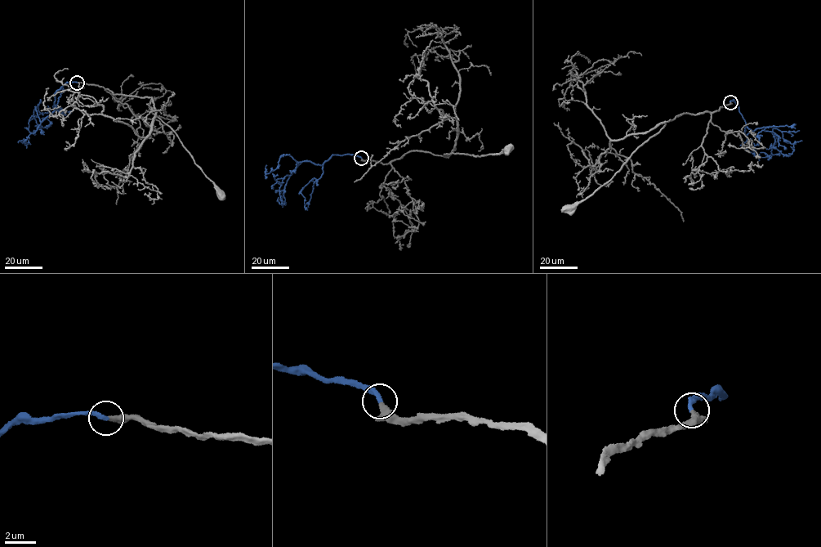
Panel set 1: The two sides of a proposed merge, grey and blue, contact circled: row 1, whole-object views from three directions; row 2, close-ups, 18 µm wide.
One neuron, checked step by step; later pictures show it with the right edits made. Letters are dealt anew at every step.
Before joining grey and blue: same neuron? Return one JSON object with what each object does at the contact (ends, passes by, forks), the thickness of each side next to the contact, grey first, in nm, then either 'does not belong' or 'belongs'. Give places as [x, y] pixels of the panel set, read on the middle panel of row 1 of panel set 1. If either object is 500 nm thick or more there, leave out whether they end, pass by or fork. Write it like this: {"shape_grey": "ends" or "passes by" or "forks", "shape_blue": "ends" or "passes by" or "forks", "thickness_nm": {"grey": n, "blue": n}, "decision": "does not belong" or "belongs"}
{"shape_grey": "passes by", "shape_blue": "ends", "thickness_nm": {"grey": 280, "blue": 300}, "decision": "belongs"}

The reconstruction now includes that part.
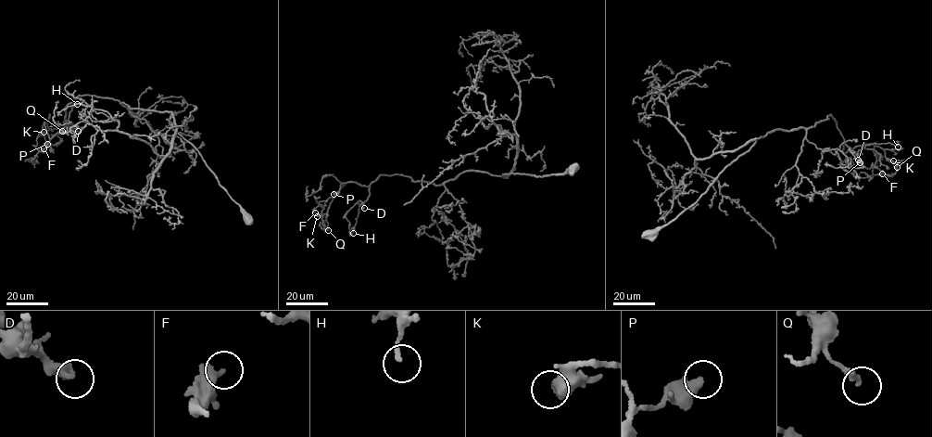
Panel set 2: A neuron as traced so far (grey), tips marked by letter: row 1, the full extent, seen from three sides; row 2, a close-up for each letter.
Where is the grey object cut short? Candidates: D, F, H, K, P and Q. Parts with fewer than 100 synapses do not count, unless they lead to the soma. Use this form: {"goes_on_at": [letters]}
{"goes_on_at": []}

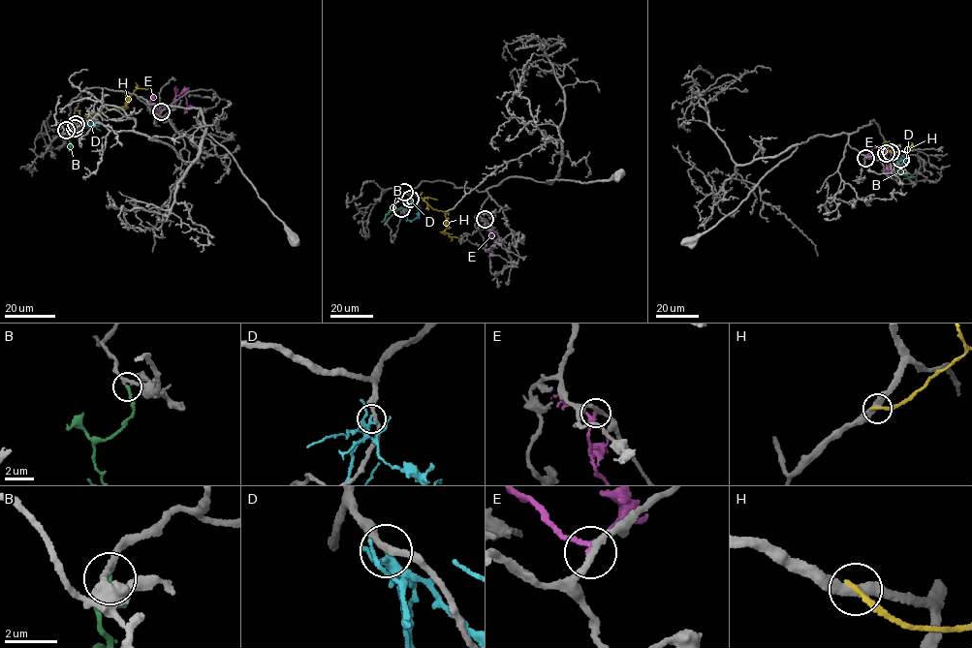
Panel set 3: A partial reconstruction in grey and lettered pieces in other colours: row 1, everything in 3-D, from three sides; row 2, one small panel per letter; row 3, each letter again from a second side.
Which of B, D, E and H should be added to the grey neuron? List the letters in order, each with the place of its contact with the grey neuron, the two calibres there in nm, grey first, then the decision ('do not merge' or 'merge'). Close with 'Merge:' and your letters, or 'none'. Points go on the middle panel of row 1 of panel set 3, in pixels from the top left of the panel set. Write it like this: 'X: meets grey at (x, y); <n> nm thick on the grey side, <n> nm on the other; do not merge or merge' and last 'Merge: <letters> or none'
B: meets grey at (401, 208); 220 nm thick on the grey side, 220 nm on the other; merge
D: meets grey at (410, 199); 280 nm thick on the grey side, 200 nm on the other; do not merge
E: meets grey at (485, 219); 240 nm thick on the grey side, 170 nm on the other; do not merge
H: meets grey at (404, 192); 360 nm thick on the grey side, 200 nm on the other; do not merge
Merge: B

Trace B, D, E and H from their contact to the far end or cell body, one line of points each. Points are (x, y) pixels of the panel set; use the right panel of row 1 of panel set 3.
B: (900, 159), (899, 172), (915, 177)
D: (891, 152), (892, 159), (908, 161), (895, 153)
E: (865, 158), (874, 159), (885, 155), (888, 173)
H: (886, 153), (885, 149), (895, 154), (905, 149)

